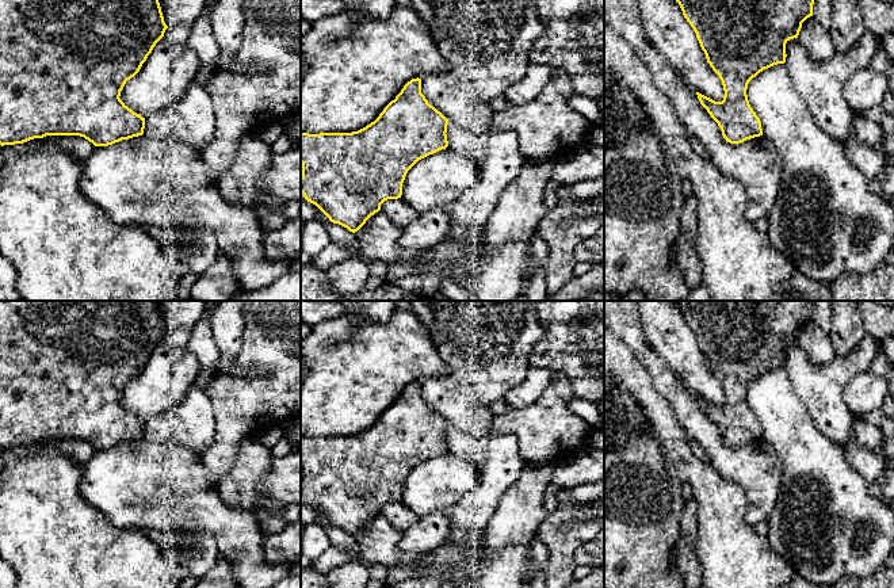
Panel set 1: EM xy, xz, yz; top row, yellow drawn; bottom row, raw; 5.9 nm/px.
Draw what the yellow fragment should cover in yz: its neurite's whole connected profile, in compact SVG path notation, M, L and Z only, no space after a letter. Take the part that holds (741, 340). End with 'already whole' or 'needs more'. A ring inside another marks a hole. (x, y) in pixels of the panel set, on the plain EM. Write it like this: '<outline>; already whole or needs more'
M675 301L696 336L707 366L719 379L725 400L715 405L696 396L700 408L730 447L763 439L760 421L749 408L749 385L764 373L786 366L786 347L798 341L802 327L813 320L815 301Z; already whole

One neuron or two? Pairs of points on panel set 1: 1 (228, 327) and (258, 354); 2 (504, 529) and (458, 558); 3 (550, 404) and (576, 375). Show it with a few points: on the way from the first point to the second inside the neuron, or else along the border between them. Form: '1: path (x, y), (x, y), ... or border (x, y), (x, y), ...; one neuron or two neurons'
1: border (244, 314), (241, 350), (236, 359), (239, 370); two neurons
2: border (482, 546), (482, 557), (472, 568); two neurons
3: border (554, 371), (560, 371), (569, 381), (575, 394); two neurons

